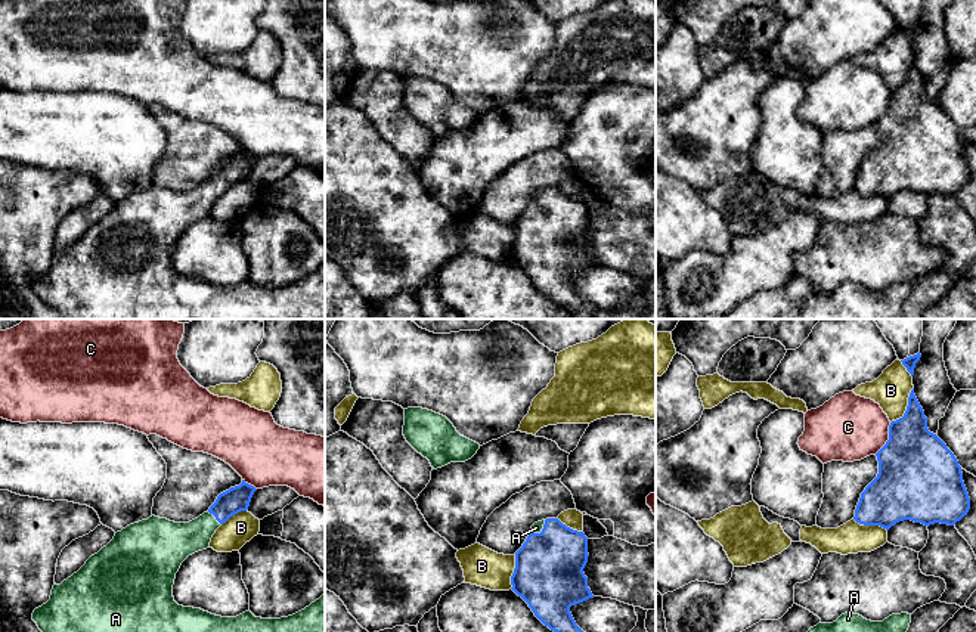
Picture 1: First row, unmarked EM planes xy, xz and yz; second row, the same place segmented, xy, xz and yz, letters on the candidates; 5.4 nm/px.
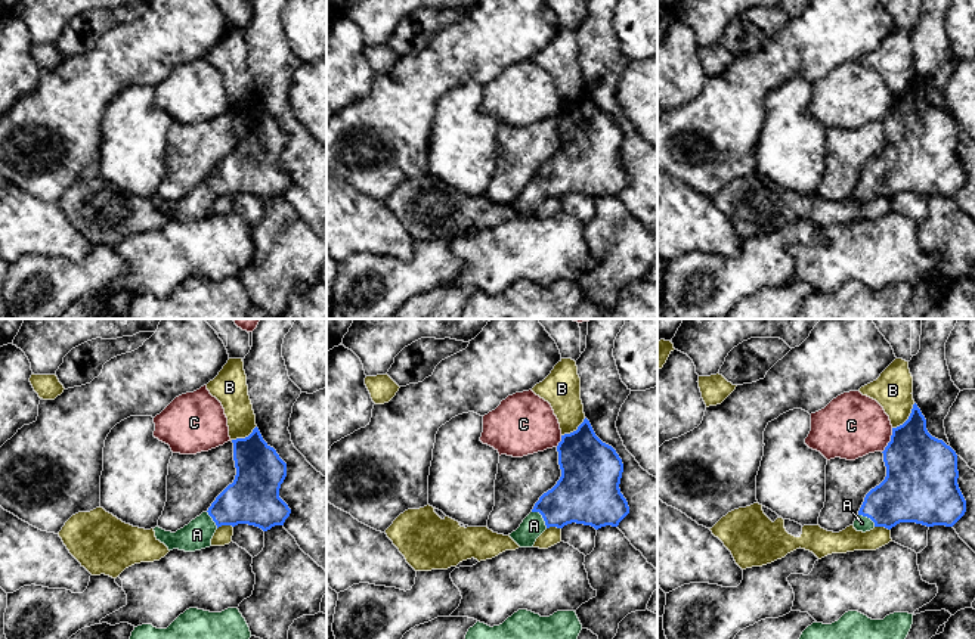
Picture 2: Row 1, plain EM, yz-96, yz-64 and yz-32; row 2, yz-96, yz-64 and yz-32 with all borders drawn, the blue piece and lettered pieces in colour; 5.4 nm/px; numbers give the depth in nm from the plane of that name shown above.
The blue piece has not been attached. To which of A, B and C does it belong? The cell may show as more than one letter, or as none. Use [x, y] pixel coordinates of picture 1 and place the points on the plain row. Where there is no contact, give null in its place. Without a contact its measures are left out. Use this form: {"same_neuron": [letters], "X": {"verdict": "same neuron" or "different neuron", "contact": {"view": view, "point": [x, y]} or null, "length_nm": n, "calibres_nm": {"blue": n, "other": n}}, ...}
{"same_neuron": ["A"], "A": {"verdict": "same neuron", "contact": {"view": "xy", "point": [216, 188]}, "length_nm": 100, "calibres_nm": {"blue": 140, "other": 200}}, "B": {"verdict": "different neuron", "contact": {"view": "yz", "point": [907, 77]}, "length_nm": 240, "calibres_nm": {"blue": 300, "other": 200}}, "C": {"verdict": "different neuron", "contact": {"view": "yz", "point": [889, 108]}, "length_nm": 200, "calibres_nm": {"blue": 440, "other": 360}}}

